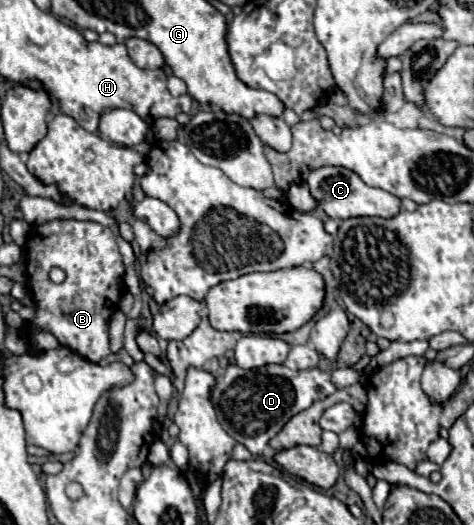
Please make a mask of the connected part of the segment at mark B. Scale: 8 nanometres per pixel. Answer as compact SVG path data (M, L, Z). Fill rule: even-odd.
M50 220L44 226L32 230L24 250L24 268L28 274L28 290L36 302L36 316L20 328L22 336L28 340L30 352L40 352L34 346L32 336L46 330L58 338L58 342L72 352L80 354L90 362L100 362L110 354L108 346L108 324L118 310L120 298L124 294L124 266L122 256L116 250L114 234L98 222L82 220ZM52 266L66 272L62 284L54 284L48 278Z

